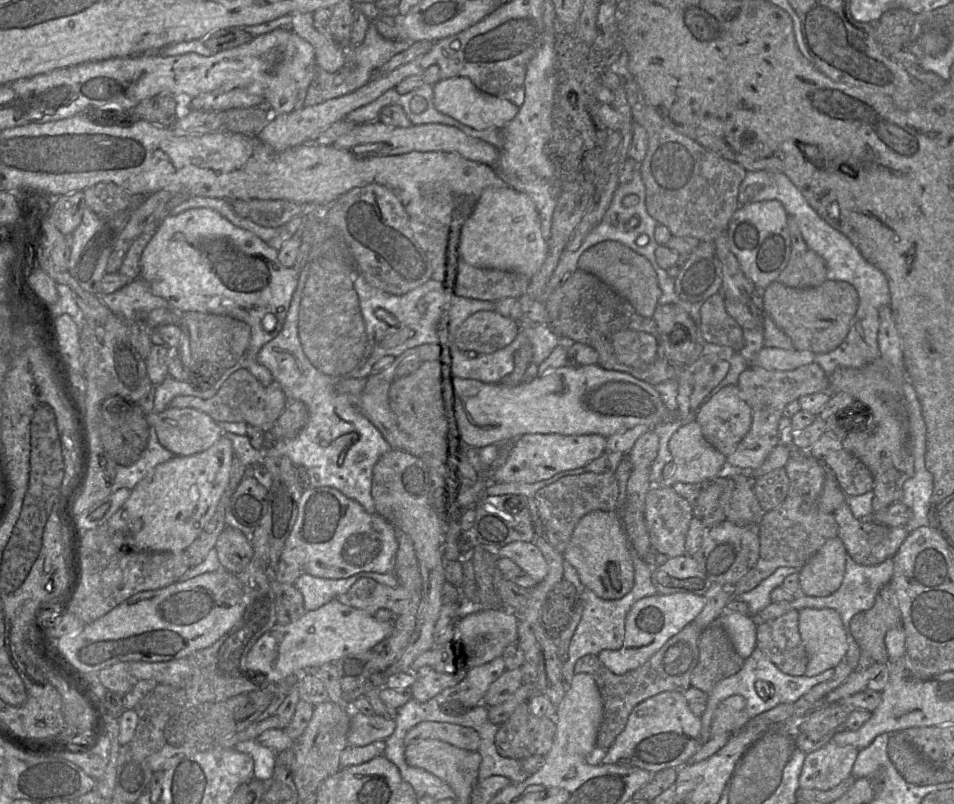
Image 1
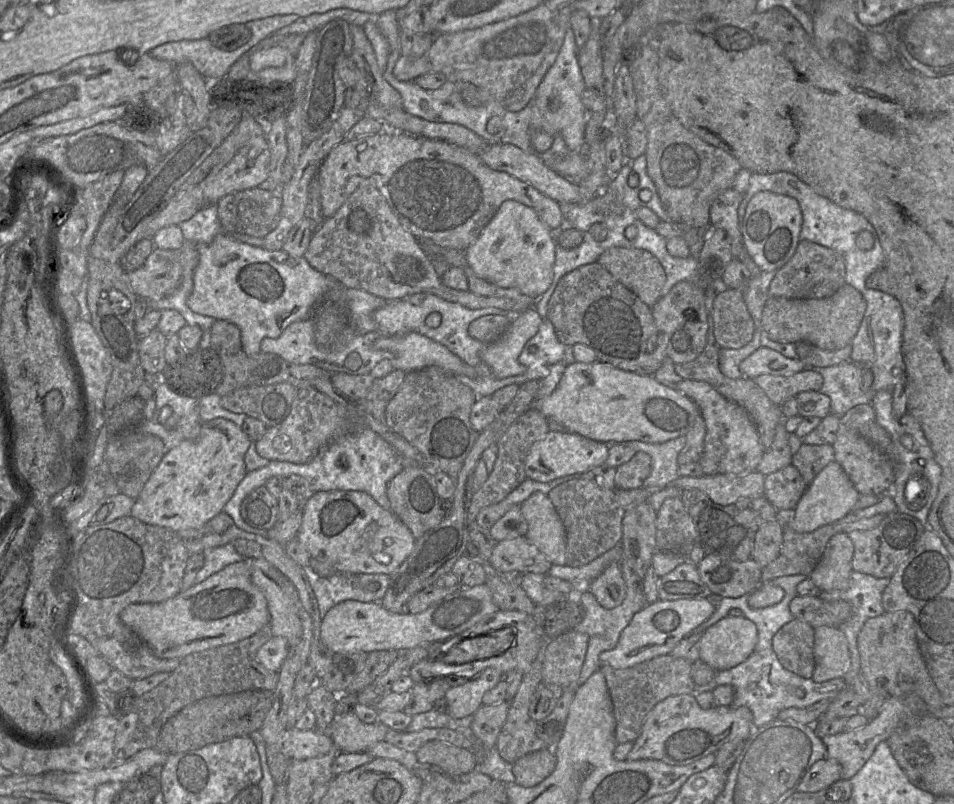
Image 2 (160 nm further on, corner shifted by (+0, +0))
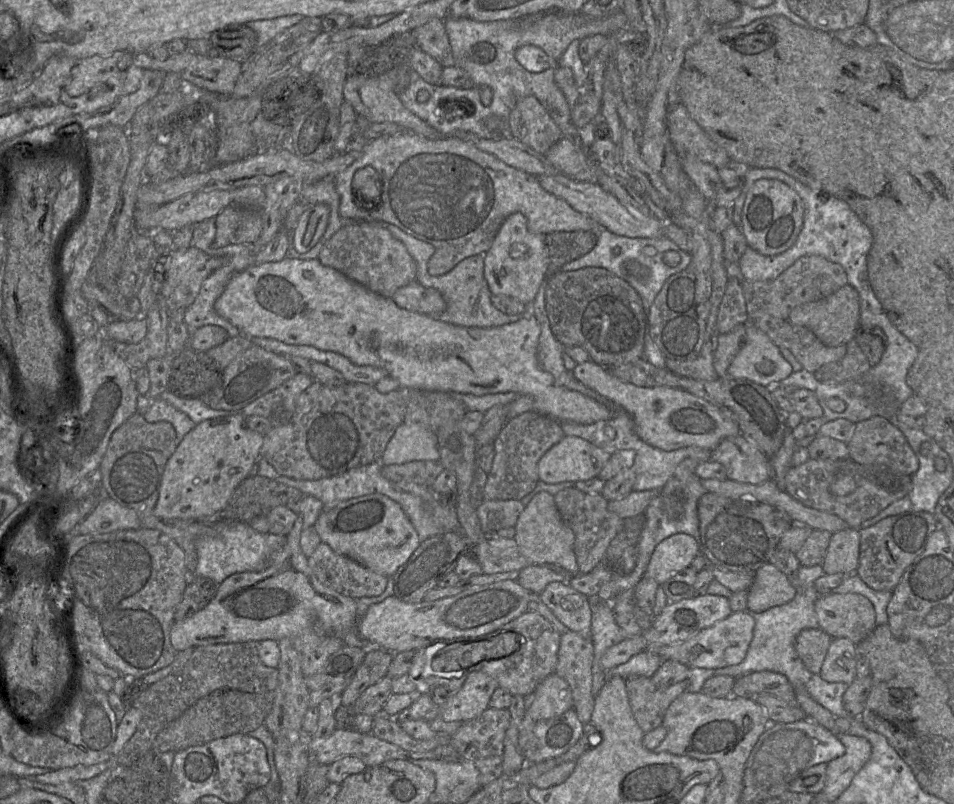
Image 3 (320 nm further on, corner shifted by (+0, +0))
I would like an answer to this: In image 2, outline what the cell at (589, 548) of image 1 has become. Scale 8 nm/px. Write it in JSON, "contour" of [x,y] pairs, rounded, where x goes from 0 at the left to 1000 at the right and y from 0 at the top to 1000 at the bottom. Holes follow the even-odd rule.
{"contour":[[[650,700],[638,703],[616,733],[634,757],[643,757],[652,751],[656,743],[656,728]]]}

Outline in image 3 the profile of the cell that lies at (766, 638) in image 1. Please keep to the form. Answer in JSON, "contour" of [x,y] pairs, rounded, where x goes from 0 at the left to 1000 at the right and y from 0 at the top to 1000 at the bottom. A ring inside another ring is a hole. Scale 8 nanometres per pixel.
{"contour":[[[858,781],[843,782],[836,789],[833,808],[848,836],[860,837],[872,795]]]}

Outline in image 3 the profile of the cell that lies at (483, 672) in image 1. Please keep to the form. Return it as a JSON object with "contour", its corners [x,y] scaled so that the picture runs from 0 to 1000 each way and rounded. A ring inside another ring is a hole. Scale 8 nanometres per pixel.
{"contour":[[[494,835],[485,852],[475,862],[472,871],[461,883],[466,898],[490,898],[501,892],[512,879],[513,872],[523,854],[521,847],[505,835]]]}

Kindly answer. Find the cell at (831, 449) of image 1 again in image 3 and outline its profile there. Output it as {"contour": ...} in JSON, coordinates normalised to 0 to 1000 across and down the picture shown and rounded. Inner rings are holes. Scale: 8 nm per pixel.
{"contour":[[[915,517],[896,527],[896,535],[888,551],[890,570],[906,578],[926,578],[948,591],[956,592],[963,582],[963,573],[943,534],[925,517]]]}

